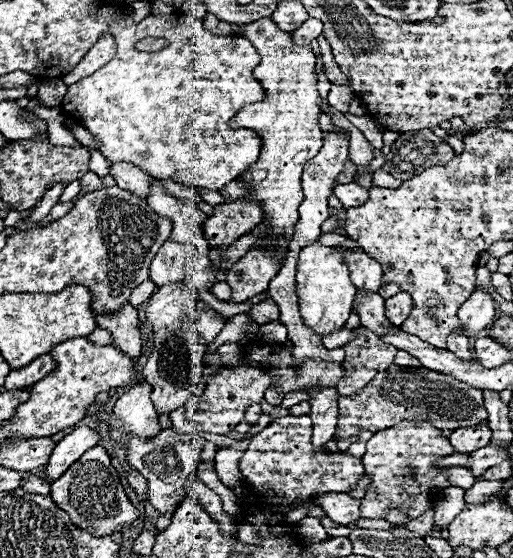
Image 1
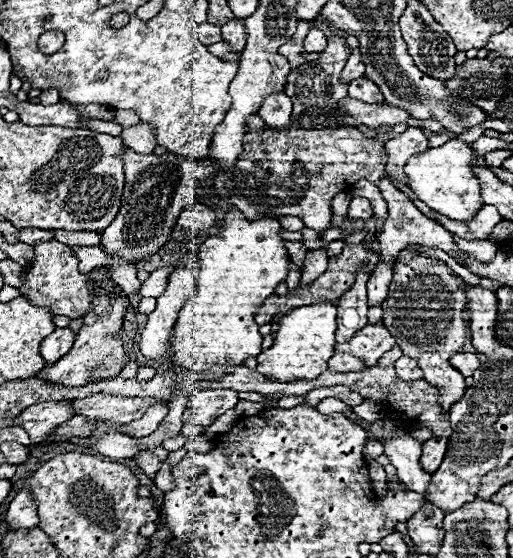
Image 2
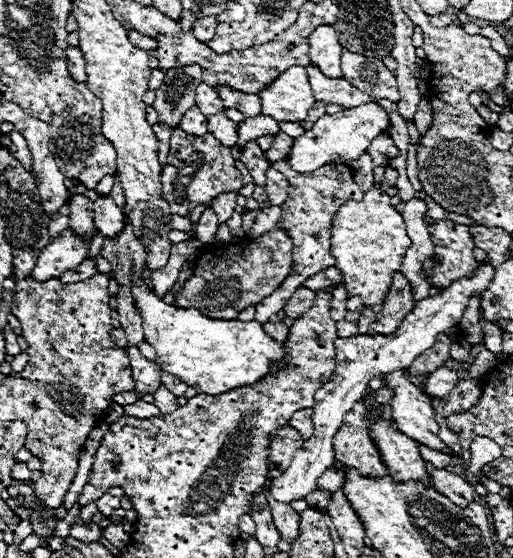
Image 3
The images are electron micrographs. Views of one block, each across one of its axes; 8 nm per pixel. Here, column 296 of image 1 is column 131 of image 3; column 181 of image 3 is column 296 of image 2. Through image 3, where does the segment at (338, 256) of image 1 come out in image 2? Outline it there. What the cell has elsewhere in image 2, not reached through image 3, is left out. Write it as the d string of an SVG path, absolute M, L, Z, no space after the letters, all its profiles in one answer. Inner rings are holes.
M318 302L290 310L282 316L282 326L276 332L274 344L258 356L258 372L270 380L312 380L326 372L328 360L334 354L334 332L336 332L336 306L332 302Z

